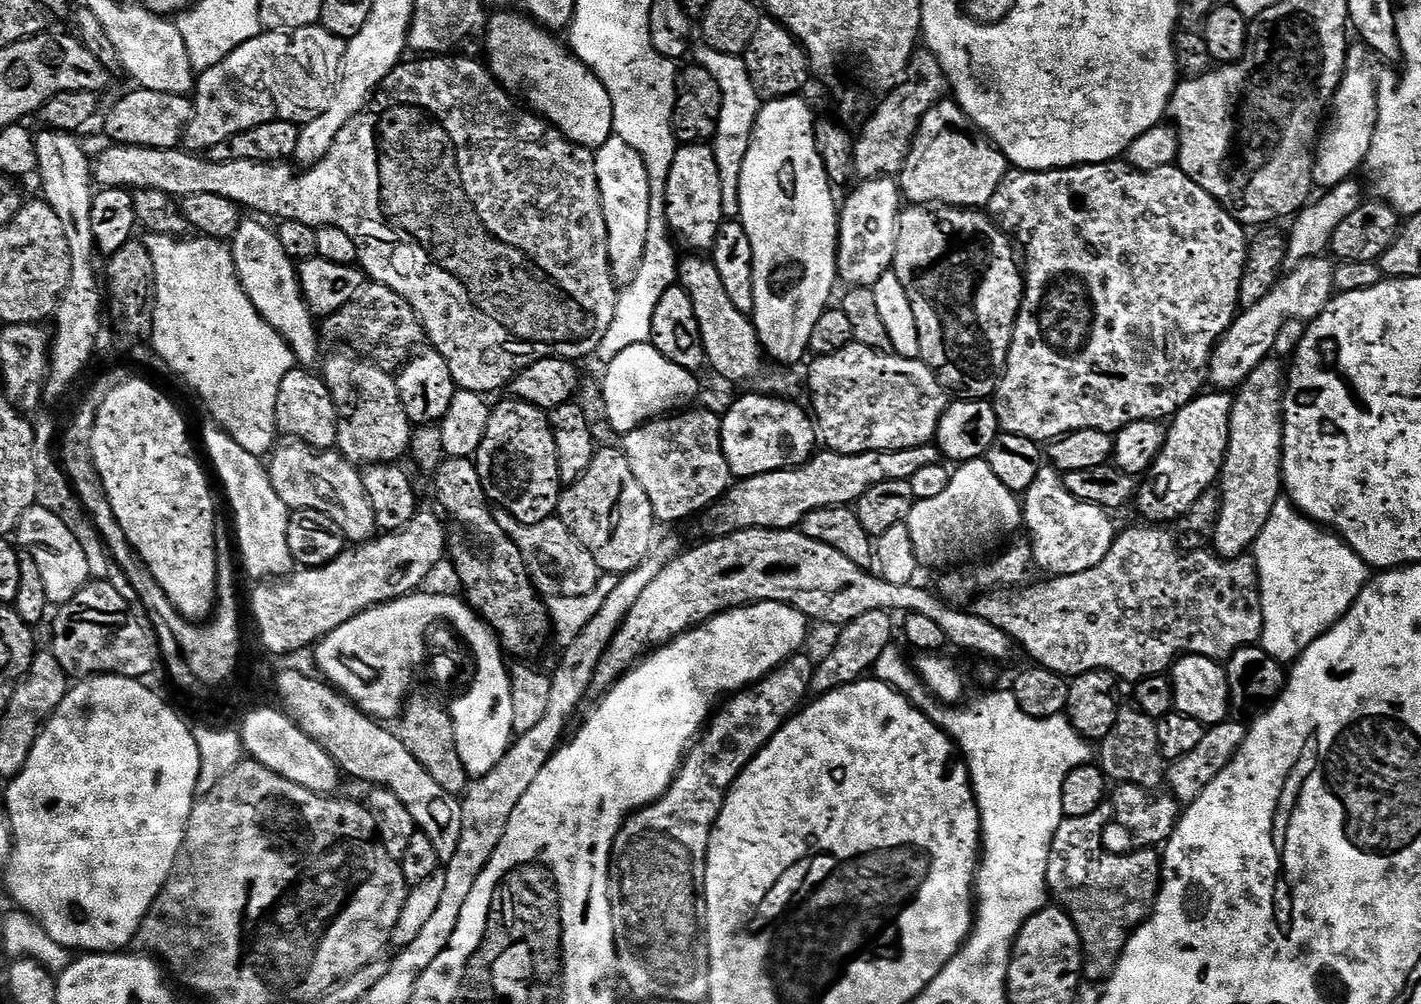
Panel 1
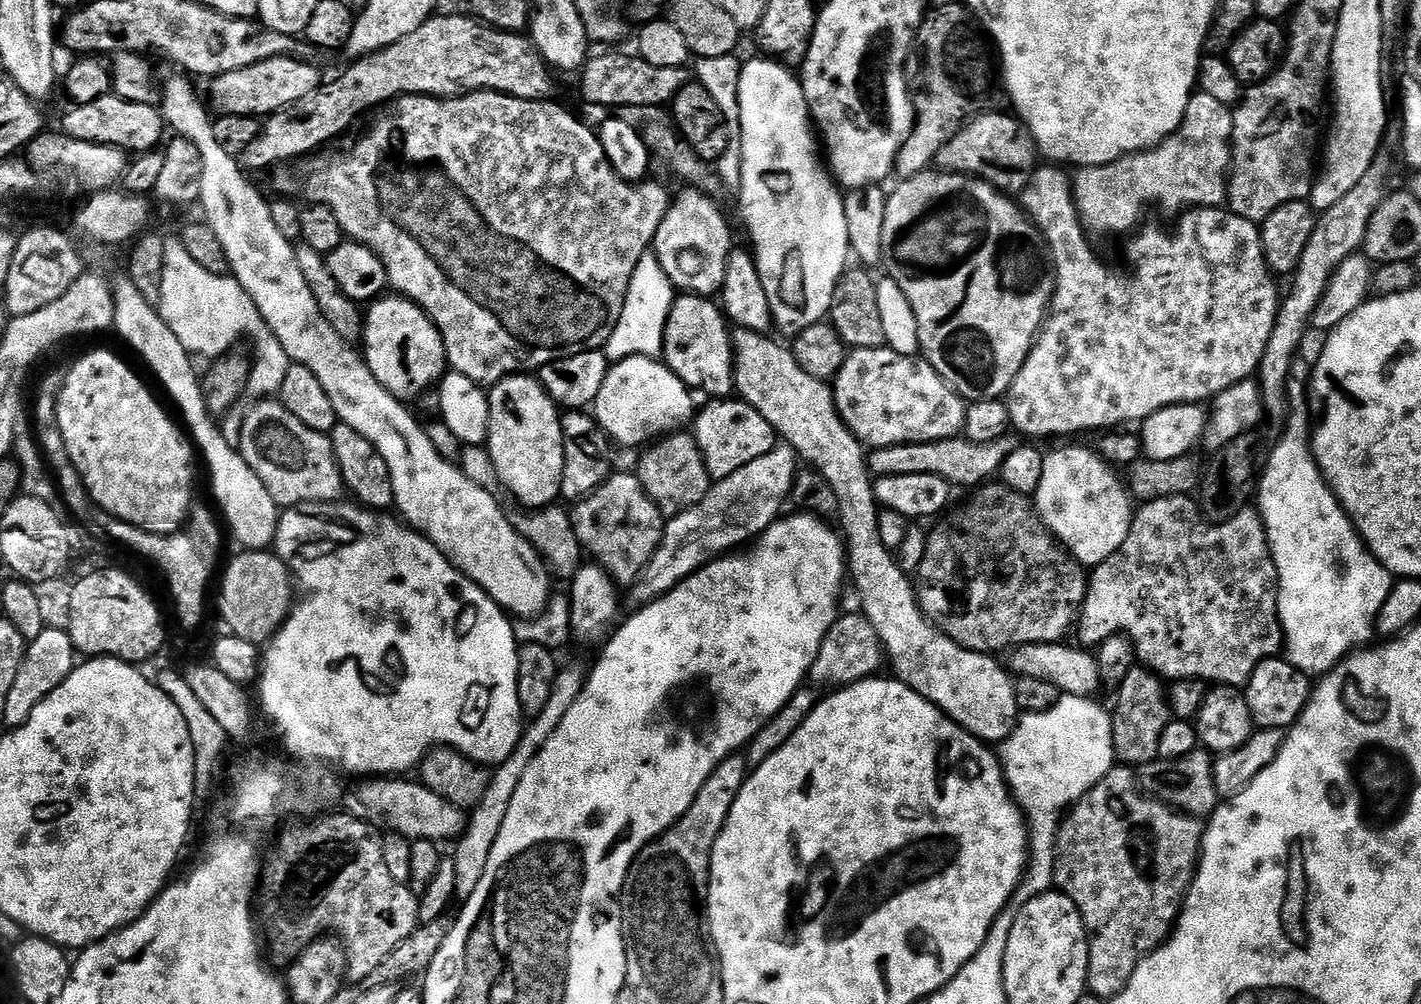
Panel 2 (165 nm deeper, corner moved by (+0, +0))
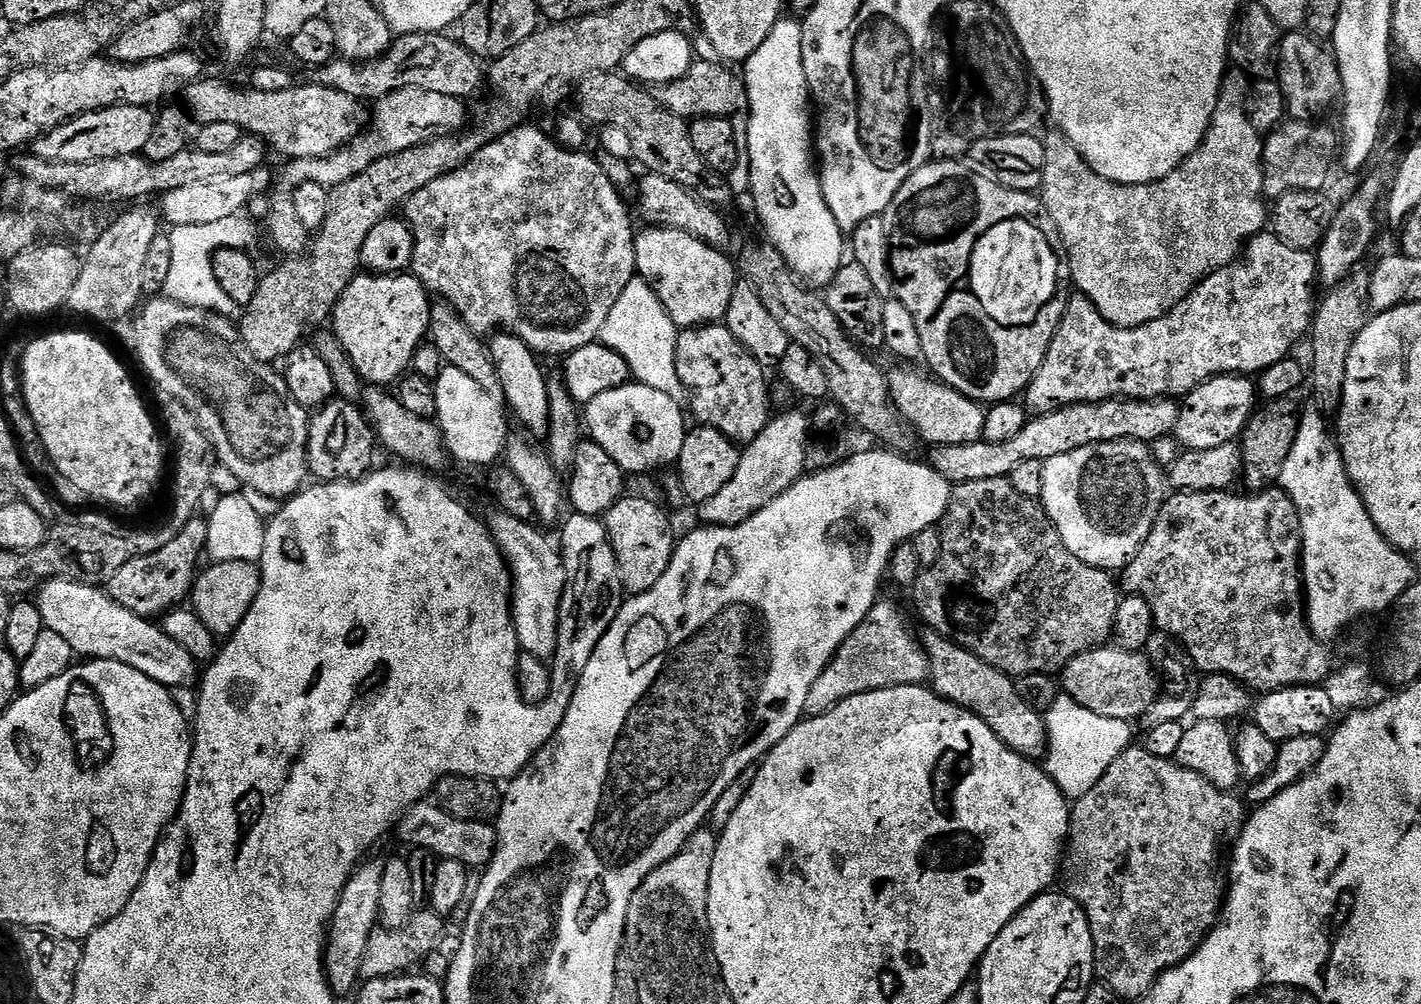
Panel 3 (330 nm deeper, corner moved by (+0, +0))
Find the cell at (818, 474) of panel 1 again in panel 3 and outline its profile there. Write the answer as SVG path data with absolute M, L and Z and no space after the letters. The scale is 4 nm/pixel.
M1172 398L1162 400L1103 400L1097 404L1075 404L1054 410L1050 414L1041 416L1033 415L1026 426L1022 426L1021 432L1015 438L1007 442L970 442L969 444L942 444L931 449L930 463L932 469L952 486L965 484L966 482L982 482L982 478L1008 478L1011 477L1014 466L1022 462L1034 462L1035 460L1049 460L1058 458L1058 454L1070 454L1070 450L1082 450L1082 446L1101 444L1102 442L1114 442L1115 440L1142 440L1151 442L1171 436L1176 430L1176 419L1180 413L1177 401Z

